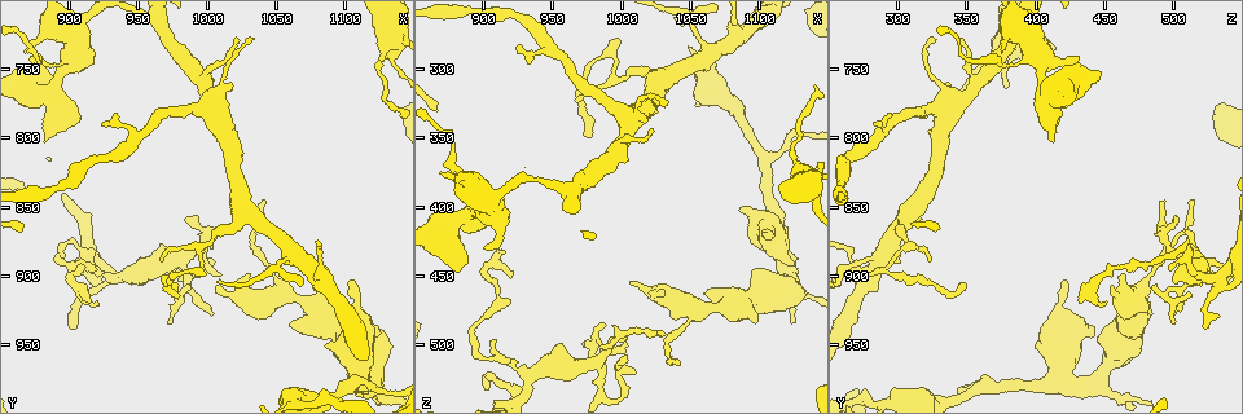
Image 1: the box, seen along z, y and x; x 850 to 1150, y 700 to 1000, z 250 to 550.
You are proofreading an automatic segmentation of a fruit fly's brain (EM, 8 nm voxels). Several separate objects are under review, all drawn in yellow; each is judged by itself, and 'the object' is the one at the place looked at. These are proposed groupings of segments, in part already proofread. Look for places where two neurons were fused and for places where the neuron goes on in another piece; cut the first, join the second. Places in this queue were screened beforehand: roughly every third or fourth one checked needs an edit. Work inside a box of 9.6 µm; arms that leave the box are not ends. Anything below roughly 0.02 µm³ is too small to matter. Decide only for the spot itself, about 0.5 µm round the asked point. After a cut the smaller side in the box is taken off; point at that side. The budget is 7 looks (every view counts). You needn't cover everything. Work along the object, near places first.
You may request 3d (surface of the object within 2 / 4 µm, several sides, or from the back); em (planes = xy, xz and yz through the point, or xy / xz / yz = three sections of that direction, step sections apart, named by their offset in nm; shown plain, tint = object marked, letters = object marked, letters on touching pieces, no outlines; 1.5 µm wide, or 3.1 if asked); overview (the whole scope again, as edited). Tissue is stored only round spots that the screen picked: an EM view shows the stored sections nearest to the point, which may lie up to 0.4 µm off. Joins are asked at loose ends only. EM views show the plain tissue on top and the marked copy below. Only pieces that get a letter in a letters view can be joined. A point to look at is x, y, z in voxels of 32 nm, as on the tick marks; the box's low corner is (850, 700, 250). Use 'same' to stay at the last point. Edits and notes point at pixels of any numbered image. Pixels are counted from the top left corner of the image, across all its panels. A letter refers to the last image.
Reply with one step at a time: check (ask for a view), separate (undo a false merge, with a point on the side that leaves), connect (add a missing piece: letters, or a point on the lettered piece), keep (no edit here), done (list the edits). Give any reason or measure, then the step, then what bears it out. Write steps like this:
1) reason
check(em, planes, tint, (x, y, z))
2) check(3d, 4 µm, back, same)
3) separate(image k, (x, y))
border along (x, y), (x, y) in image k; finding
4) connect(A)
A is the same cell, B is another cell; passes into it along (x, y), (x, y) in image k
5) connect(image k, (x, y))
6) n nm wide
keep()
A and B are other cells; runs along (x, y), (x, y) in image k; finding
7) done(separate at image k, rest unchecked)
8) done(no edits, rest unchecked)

branch stops here
check(em, planes, letters, (902, 938, 524))

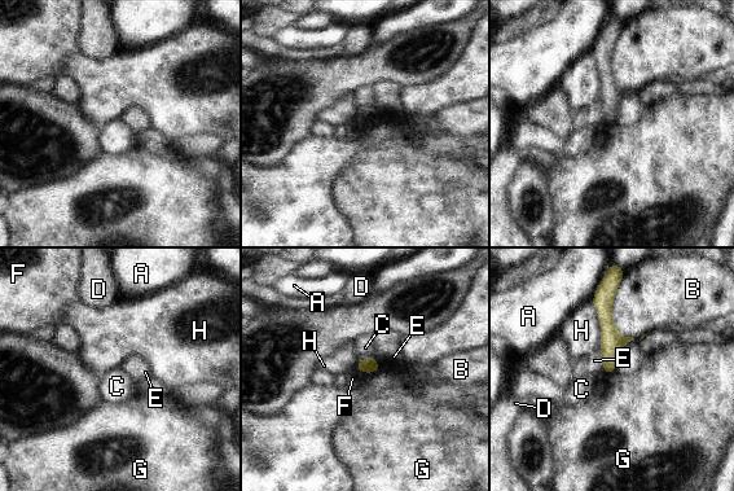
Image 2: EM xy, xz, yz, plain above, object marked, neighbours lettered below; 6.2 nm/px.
100 nm wide
keep()
A, B, C, D, E, F, G and H are other cells; border along (381, 367), (373, 372), (363, 373) in image 2; none of them fits

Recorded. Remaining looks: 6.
free end
check(em, yz, step 8, tint, (1044, 846, 514))

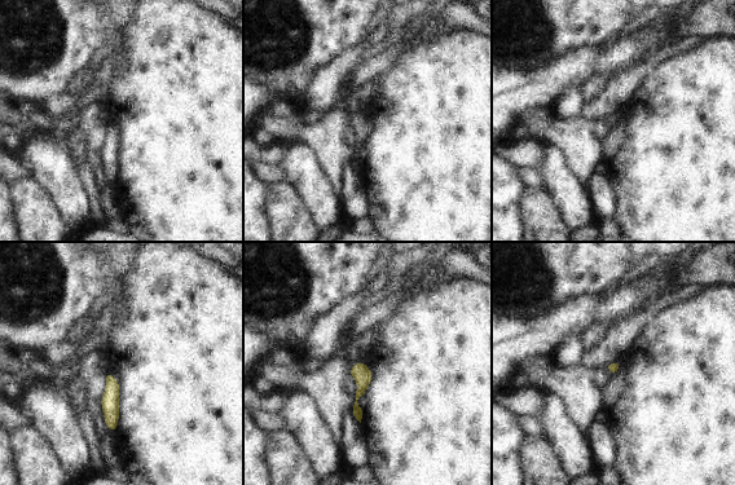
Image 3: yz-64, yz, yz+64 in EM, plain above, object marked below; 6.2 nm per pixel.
check(em, planes, letters, same)

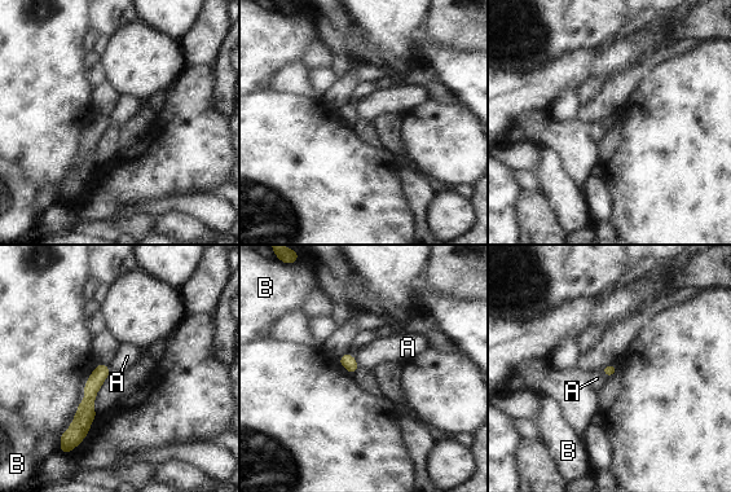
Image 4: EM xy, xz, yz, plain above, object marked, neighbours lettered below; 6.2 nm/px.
70 nm wide
keep()
A and B are other cells; border along (353, 356), (359, 367) in image 4; no lettered piece goes on from it

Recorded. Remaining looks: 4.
abrupt turn
check(em, xz, step 4, tint, (900, 876, 510))

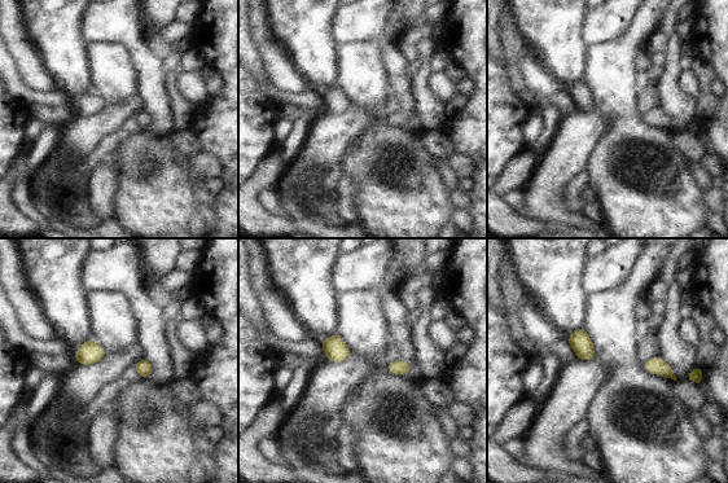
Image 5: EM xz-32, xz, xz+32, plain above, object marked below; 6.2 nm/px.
check(em, planes, letters, same)

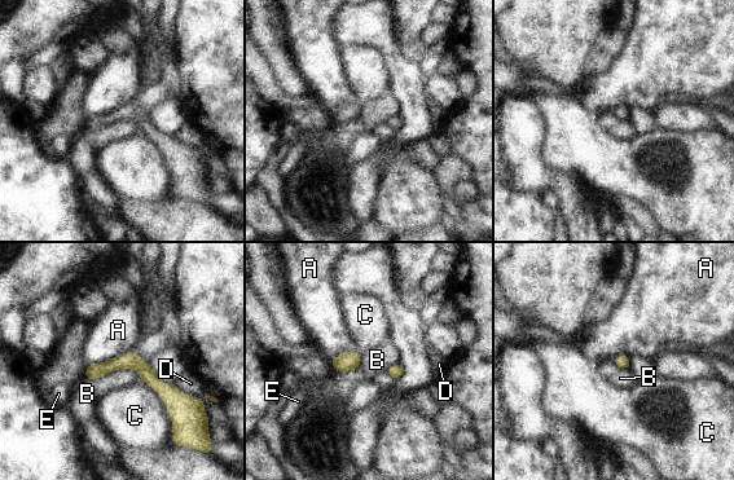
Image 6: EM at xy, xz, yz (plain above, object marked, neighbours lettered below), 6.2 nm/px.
90 nm wide
keep()
A, B, C, D and E are other cells; runs along (88, 371), (135, 362), (187, 406) in image 6; continuous, no second neuron

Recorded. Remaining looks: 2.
done(no edits, rest unchecked)

